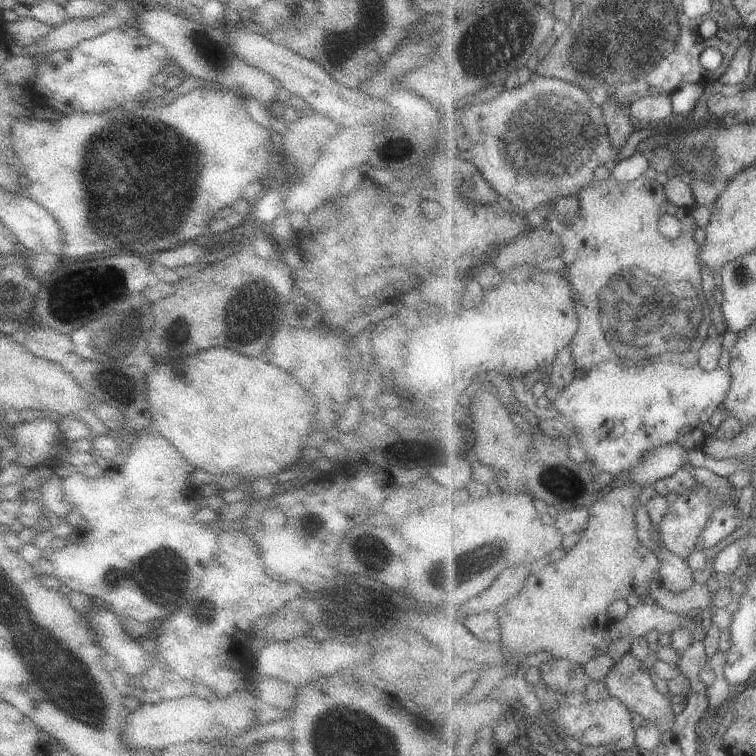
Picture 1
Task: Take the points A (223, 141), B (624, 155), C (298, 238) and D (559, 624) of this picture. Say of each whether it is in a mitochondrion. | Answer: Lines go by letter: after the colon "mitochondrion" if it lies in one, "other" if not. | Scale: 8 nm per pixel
A: other
B: other
C: other
D: other

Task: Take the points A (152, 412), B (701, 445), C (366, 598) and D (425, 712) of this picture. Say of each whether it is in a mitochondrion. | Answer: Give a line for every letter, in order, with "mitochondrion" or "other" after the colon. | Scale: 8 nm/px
A: other
B: other
C: mitochondrion
D: other

